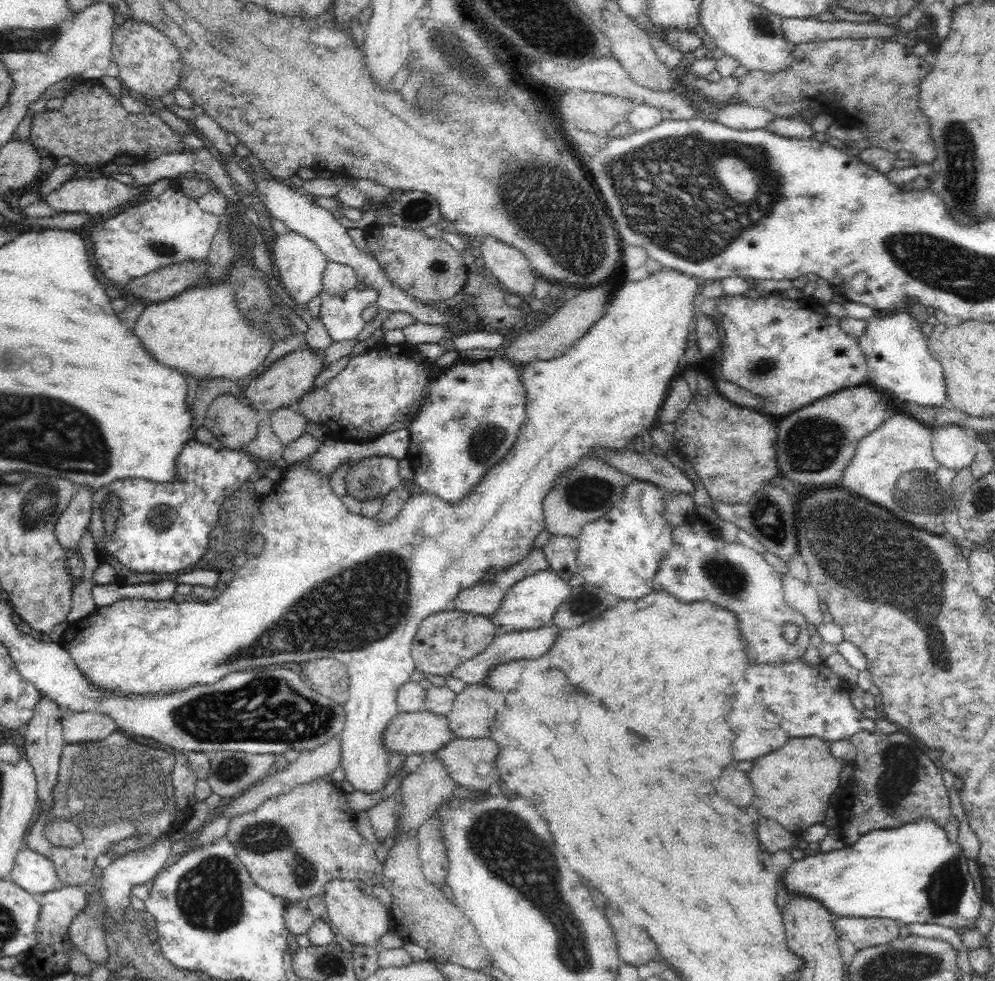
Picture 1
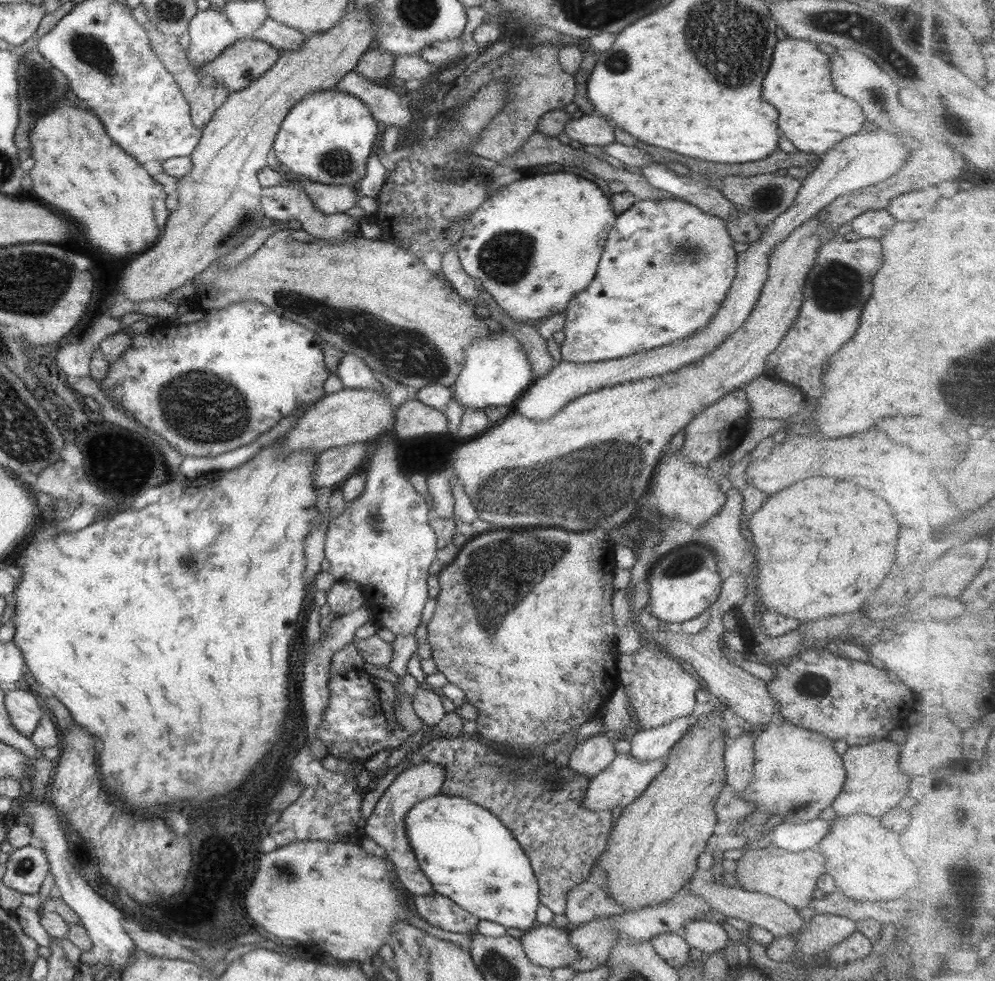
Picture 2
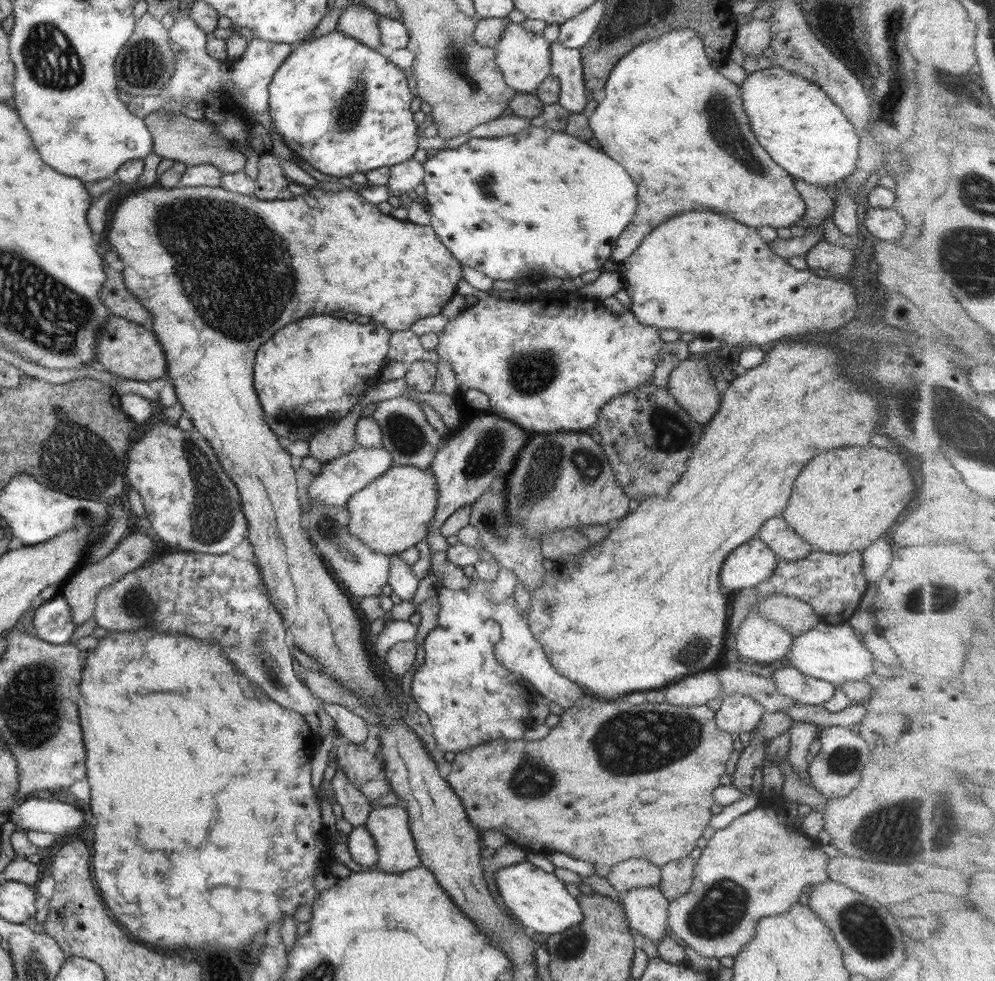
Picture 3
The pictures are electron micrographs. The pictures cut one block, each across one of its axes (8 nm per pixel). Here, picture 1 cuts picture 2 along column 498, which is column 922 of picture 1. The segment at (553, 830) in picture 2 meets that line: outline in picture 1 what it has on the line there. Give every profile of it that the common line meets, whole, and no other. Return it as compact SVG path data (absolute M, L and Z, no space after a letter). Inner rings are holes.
M901 729L891 734L856 732L849 741L856 749L853 765L856 766L852 779L854 802L852 818L842 826L848 847L872 831L892 830L920 819L936 823L945 830L951 819L948 789L943 788L940 770L926 757L924 748Z

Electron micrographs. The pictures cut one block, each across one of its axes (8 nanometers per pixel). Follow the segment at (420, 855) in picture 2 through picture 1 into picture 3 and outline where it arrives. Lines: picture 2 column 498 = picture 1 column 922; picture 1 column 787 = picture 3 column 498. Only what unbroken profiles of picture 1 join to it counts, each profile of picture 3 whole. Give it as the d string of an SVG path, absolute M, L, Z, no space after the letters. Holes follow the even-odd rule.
M523 860L495 870L493 881L505 906L529 933L555 935L581 922L582 912L579 905L553 872L547 873Z

